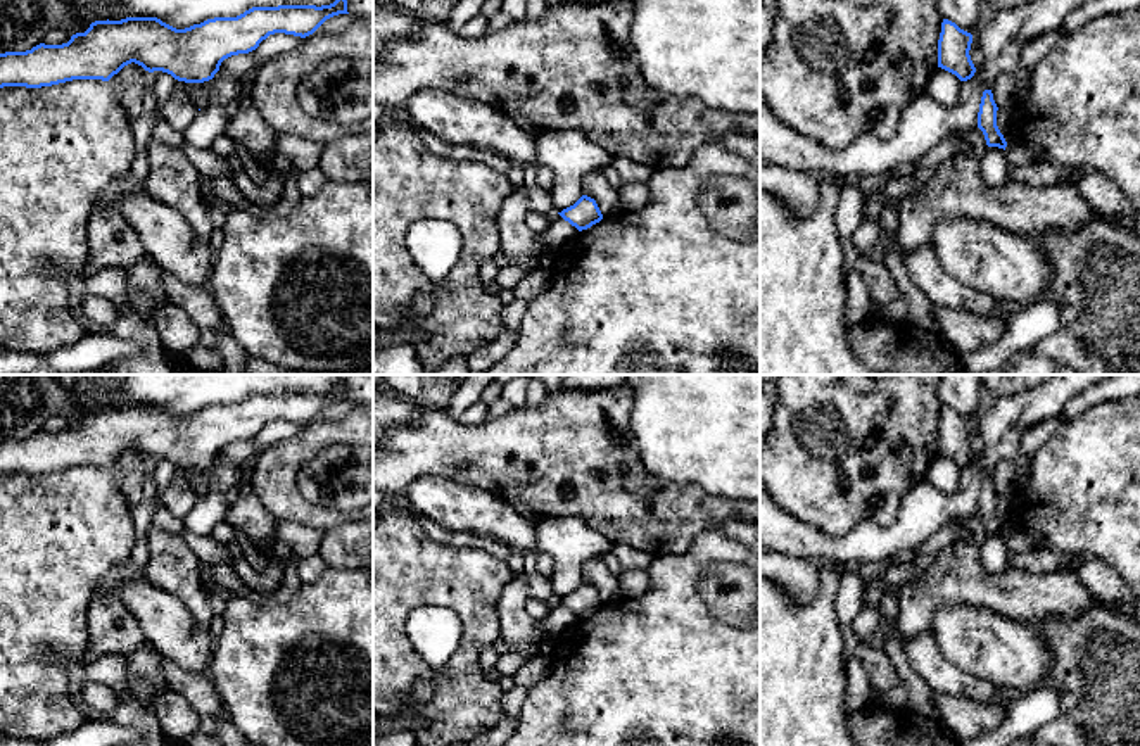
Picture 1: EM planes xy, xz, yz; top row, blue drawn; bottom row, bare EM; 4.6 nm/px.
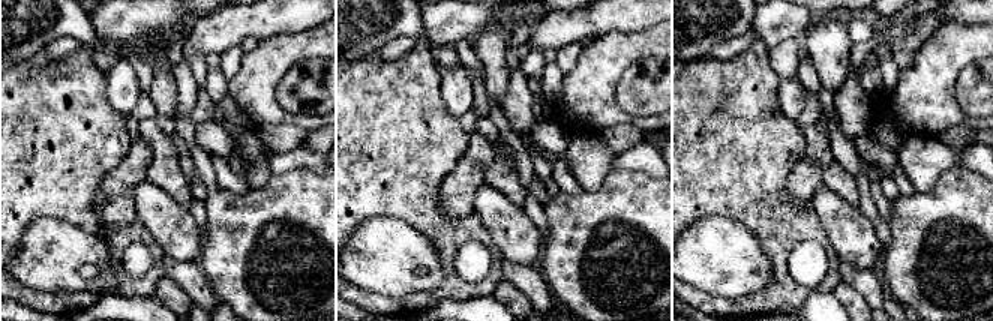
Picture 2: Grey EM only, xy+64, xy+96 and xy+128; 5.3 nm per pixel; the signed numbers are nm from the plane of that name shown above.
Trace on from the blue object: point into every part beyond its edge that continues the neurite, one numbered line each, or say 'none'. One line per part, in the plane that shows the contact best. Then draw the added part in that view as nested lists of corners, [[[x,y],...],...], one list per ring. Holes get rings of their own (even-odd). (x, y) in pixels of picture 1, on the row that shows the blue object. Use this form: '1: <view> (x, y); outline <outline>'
none

